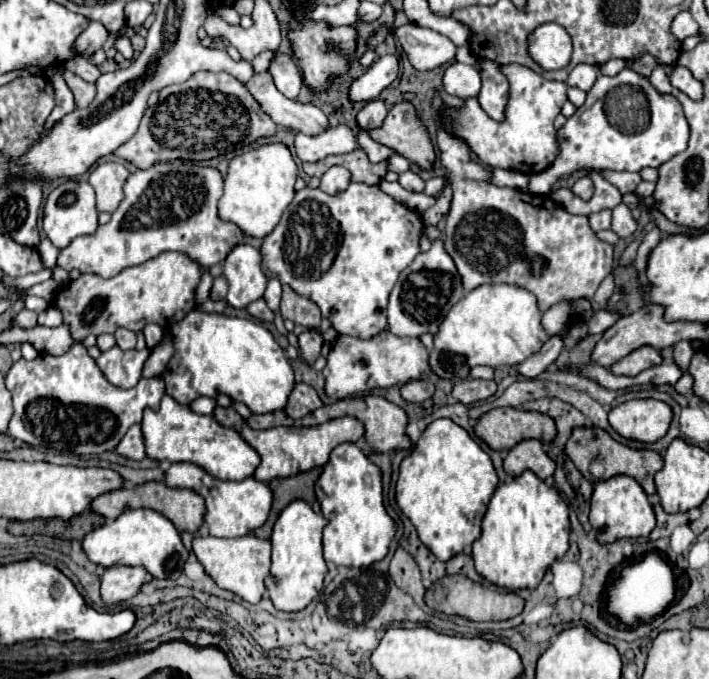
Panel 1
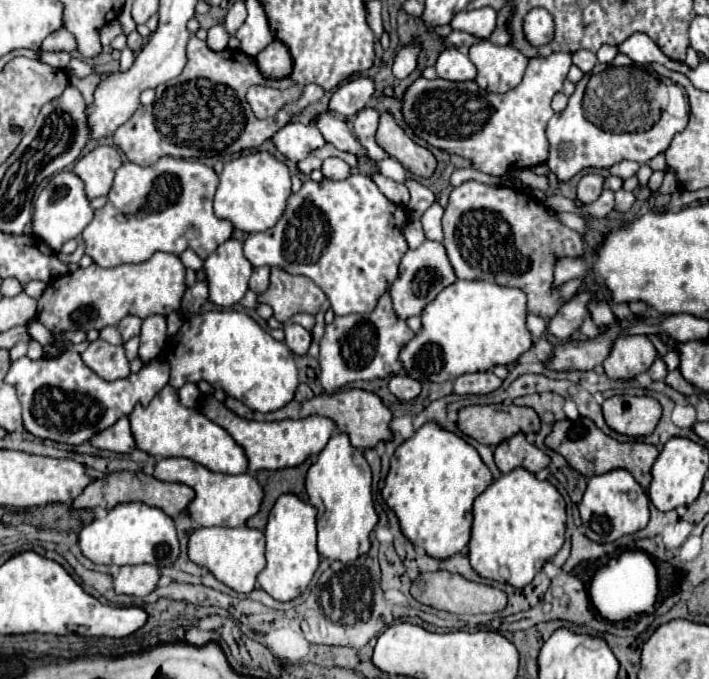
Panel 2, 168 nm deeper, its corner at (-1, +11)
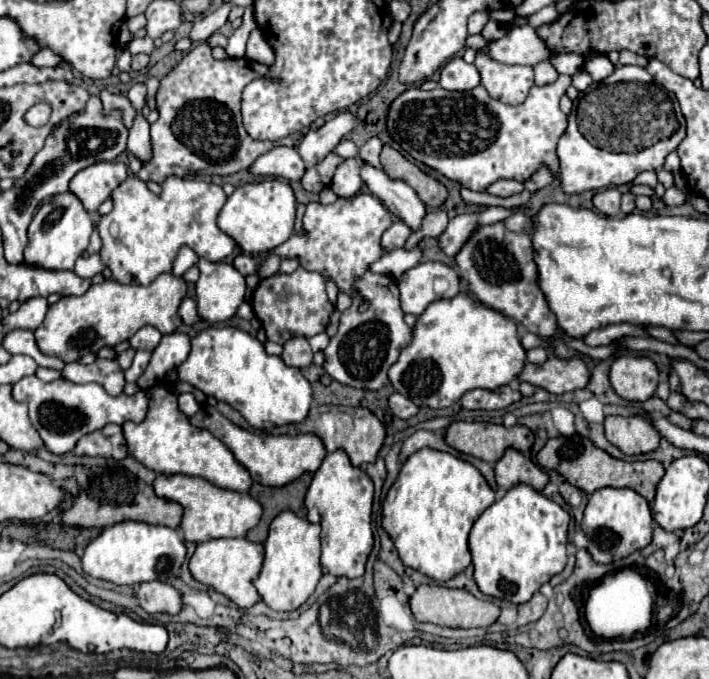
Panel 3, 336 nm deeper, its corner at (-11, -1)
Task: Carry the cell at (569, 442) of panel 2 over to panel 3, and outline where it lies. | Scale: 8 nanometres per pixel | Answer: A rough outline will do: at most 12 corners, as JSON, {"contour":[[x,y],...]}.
{"contour":[[557,436],[537,464],[585,494],[631,488],[647,502],[663,478],[657,460],[623,462],[581,436]]}

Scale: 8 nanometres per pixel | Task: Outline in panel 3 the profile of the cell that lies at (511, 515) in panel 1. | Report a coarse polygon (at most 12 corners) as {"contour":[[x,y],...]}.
{"contour":[[517,484],[473,524],[473,578],[529,602],[567,562],[571,516]]}

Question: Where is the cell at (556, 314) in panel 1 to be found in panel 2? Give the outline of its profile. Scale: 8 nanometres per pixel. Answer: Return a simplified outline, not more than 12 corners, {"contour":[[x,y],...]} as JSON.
{"contour":[[527,316],[527,328],[537,338],[547,330],[541,316]]}

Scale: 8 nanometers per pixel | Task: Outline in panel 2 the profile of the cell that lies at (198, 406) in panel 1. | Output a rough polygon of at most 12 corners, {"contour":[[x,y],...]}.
{"contour":[[185,384],[179,390],[181,404],[195,408],[199,404],[199,388]]}

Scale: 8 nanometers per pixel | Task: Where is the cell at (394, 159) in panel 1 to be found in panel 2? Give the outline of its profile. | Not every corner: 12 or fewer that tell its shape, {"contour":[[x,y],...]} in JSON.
{"contour":[[363,108],[353,130],[371,160],[389,154],[375,142],[379,110]]}

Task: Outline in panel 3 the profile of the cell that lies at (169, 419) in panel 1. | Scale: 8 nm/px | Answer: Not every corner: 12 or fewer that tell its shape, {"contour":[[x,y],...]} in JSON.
{"contour":[[167,386],[147,388],[143,422],[123,424],[129,454],[157,474],[247,492],[249,472],[195,428]]}

